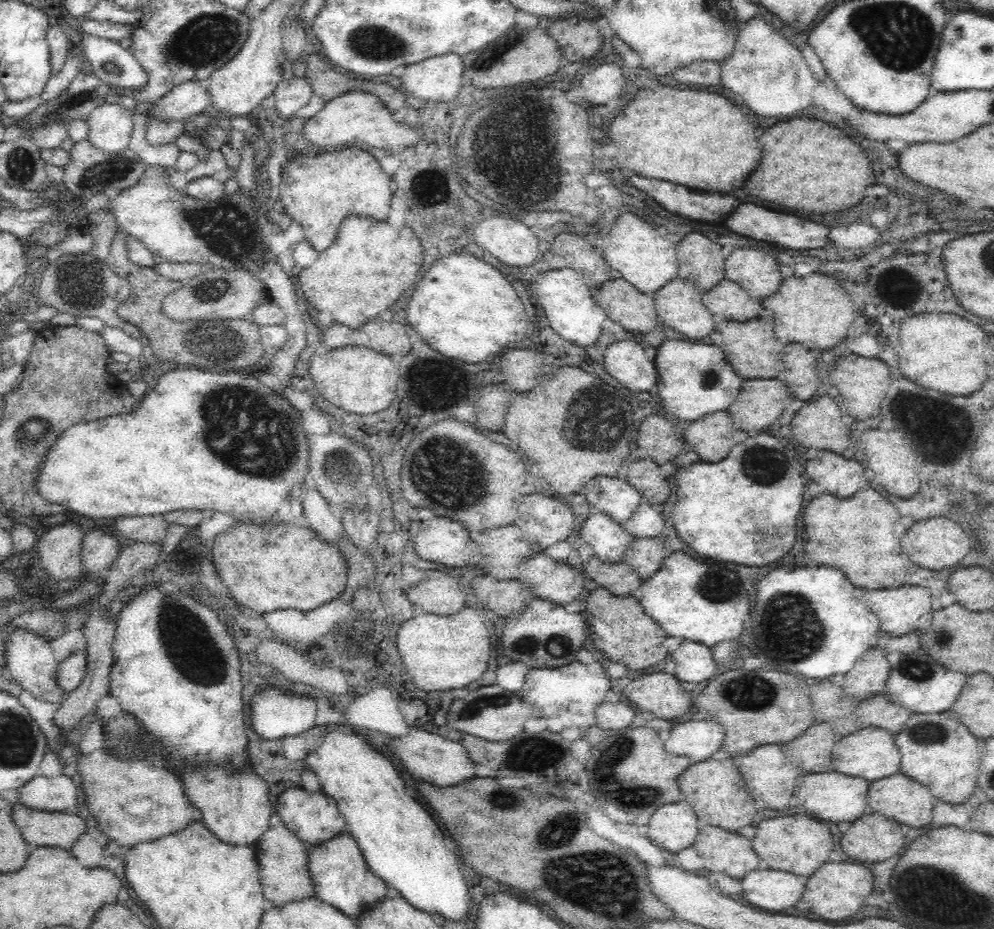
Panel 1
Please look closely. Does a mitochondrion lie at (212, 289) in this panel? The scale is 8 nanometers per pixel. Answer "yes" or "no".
yes

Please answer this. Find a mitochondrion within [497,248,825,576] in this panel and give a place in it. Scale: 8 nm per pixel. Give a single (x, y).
(598, 423)

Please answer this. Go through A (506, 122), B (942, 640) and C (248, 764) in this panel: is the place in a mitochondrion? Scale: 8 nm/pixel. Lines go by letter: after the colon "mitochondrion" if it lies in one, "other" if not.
A: mitochondrion
B: mitochondrion
C: other

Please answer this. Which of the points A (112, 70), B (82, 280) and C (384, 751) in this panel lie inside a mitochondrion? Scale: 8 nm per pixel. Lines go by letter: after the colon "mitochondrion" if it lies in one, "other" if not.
A: mitochondrion
B: mitochondrion
C: other

